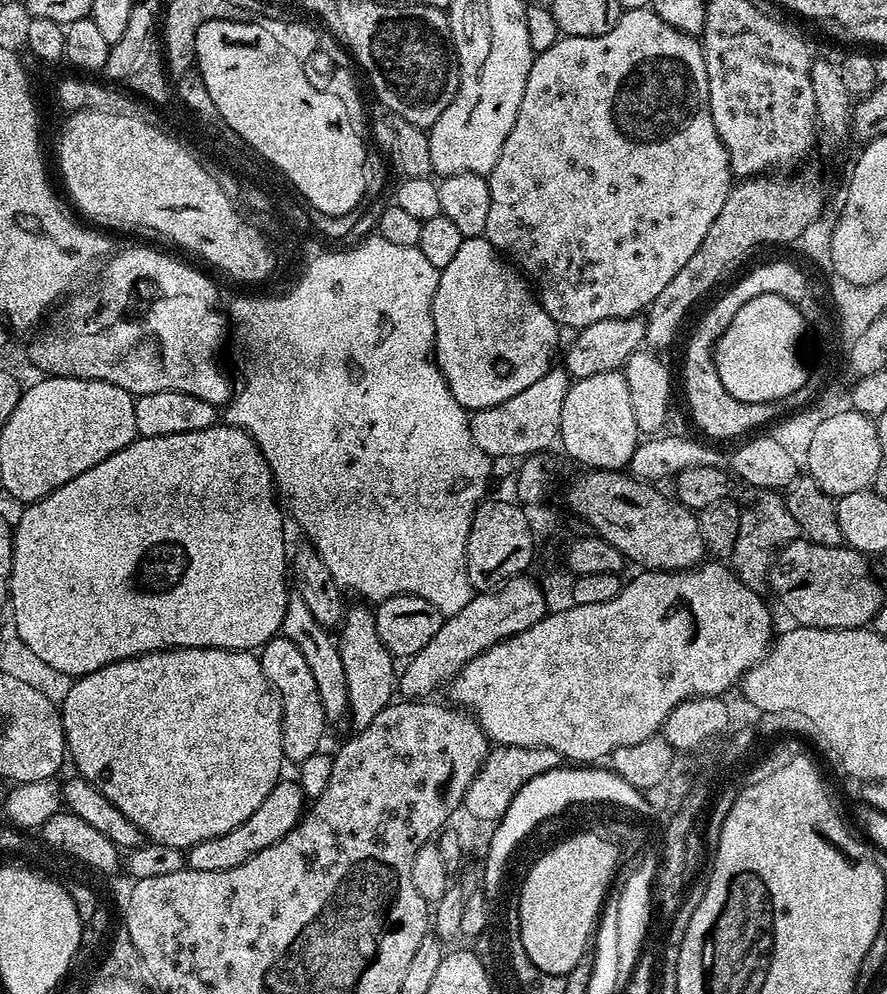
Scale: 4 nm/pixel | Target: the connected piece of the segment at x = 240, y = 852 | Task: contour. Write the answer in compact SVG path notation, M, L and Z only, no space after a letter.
M288 778L281 779L280 783L274 786L274 790L266 794L266 802L262 802L262 806L258 806L258 810L254 810L254 814L250 814L250 818L242 822L242 826L234 826L234 830L218 838L206 838L206 842L198 842L193 848L187 849L187 867L211 872L234 870L234 866L242 866L246 858L258 854L258 850L266 850L266 846L274 846L274 842L290 834L290 830L294 830L305 811L306 797L299 783L292 781L291 784Z

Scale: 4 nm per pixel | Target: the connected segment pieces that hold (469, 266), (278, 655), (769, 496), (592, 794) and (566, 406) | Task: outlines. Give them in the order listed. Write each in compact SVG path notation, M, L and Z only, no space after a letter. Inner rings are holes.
M469 236L458 246L450 266L440 269L438 290L432 303L436 327L434 359L446 378L450 394L465 410L498 406L526 386L538 382L553 367L558 325L540 304L529 281L483 236Z
M277 634L265 642L259 649L262 674L268 679L280 701L280 717L282 718L282 750L285 761L299 766L310 754L321 751L324 740L324 711L322 698L318 698L318 685L314 682L314 674L310 674L310 665L302 658L302 650L290 642L282 634Z
M745 487L744 500L740 504L740 521L738 522L738 538L734 538L734 546L730 553L730 567L750 590L761 594L769 591L768 569L769 557L760 552L771 553L779 550L801 535L798 522L790 518L790 510L786 506L783 495L777 489Z
M561 766L546 774L538 774L538 778L530 778L512 802L512 812L495 821L492 841L488 844L488 857L484 860L485 893L491 894L500 888L500 879L504 876L504 867L512 856L512 851L539 826L543 820L556 816L567 810L571 804L617 804L620 808L629 808L632 812L644 812L648 808L648 800L643 791L630 782L622 782L618 774L614 774L604 766Z
M617 370L614 372L603 372L602 374L590 374L590 378L582 378L581 380L572 380L568 386L566 394L566 402L562 402L562 422L560 423L560 439L559 447L564 447L564 452L572 460L577 460L580 464L585 464L583 467L588 470L597 472L619 472L627 469L628 464L632 460L632 455L637 444L640 443L642 434L638 430L638 422L634 422L634 406L630 403L630 386L626 386L626 378L623 371Z

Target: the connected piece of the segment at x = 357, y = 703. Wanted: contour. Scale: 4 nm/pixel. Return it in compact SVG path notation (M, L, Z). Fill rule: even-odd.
M368 606L360 607L364 608L349 607L338 625L342 670L346 670L347 719L352 720L353 729L356 730L370 726L378 710L393 703L394 693L398 688L398 664L390 650L382 646L382 638L378 638L378 626L373 609Z

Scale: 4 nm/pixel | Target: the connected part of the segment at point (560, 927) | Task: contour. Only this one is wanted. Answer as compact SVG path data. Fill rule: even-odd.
M585 830L561 844L554 845L529 870L518 896L520 932L522 946L525 947L530 962L534 962L538 970L546 970L546 974L558 974L564 978L585 959L598 923L600 909L604 907L604 897L610 888L608 883L616 872L616 853L618 848L610 840L603 840L591 830Z

